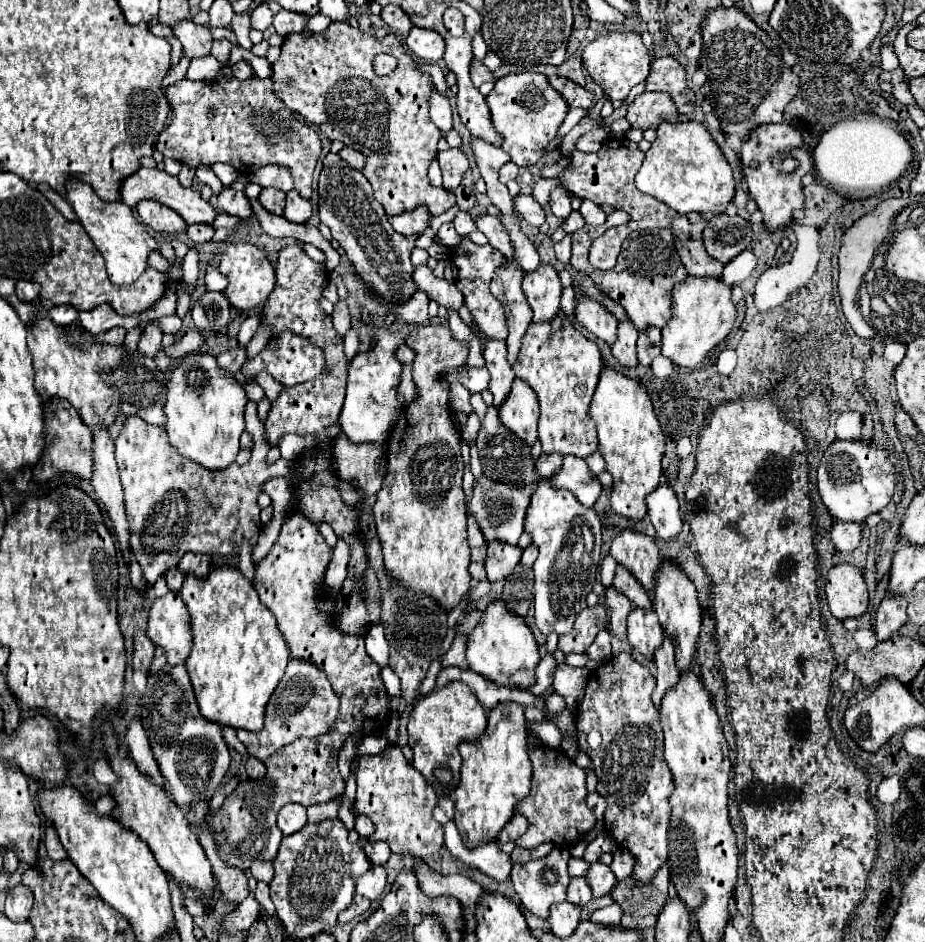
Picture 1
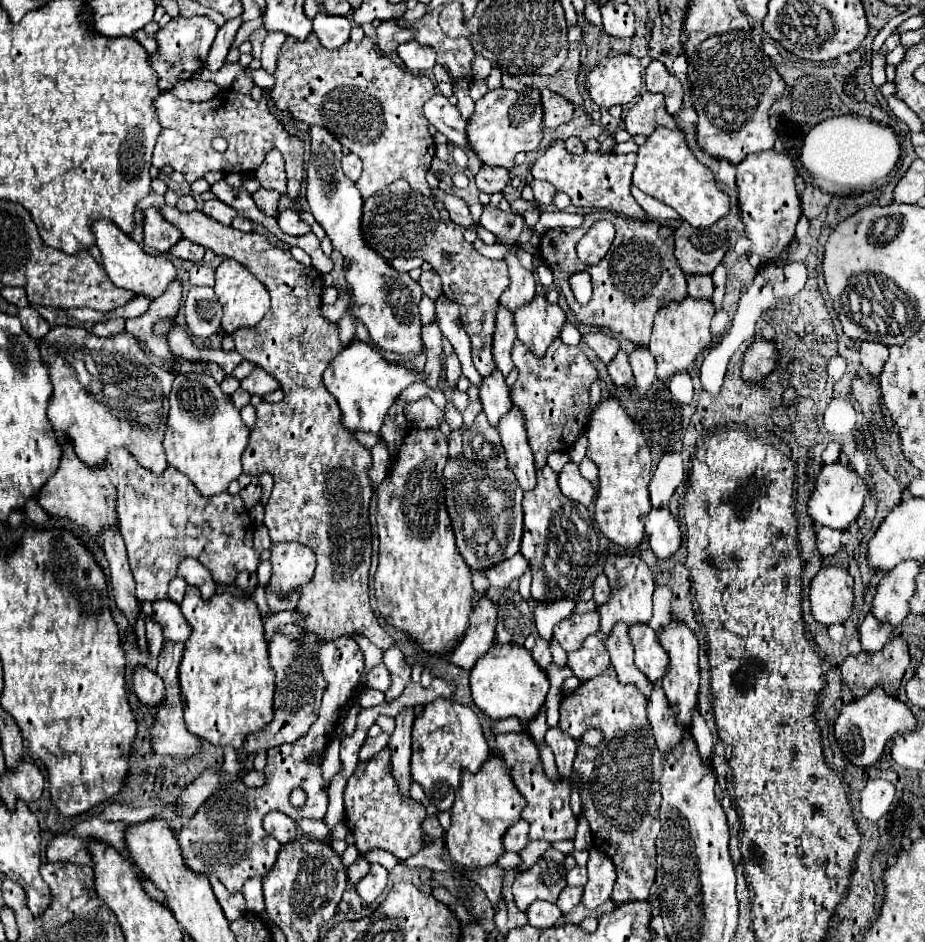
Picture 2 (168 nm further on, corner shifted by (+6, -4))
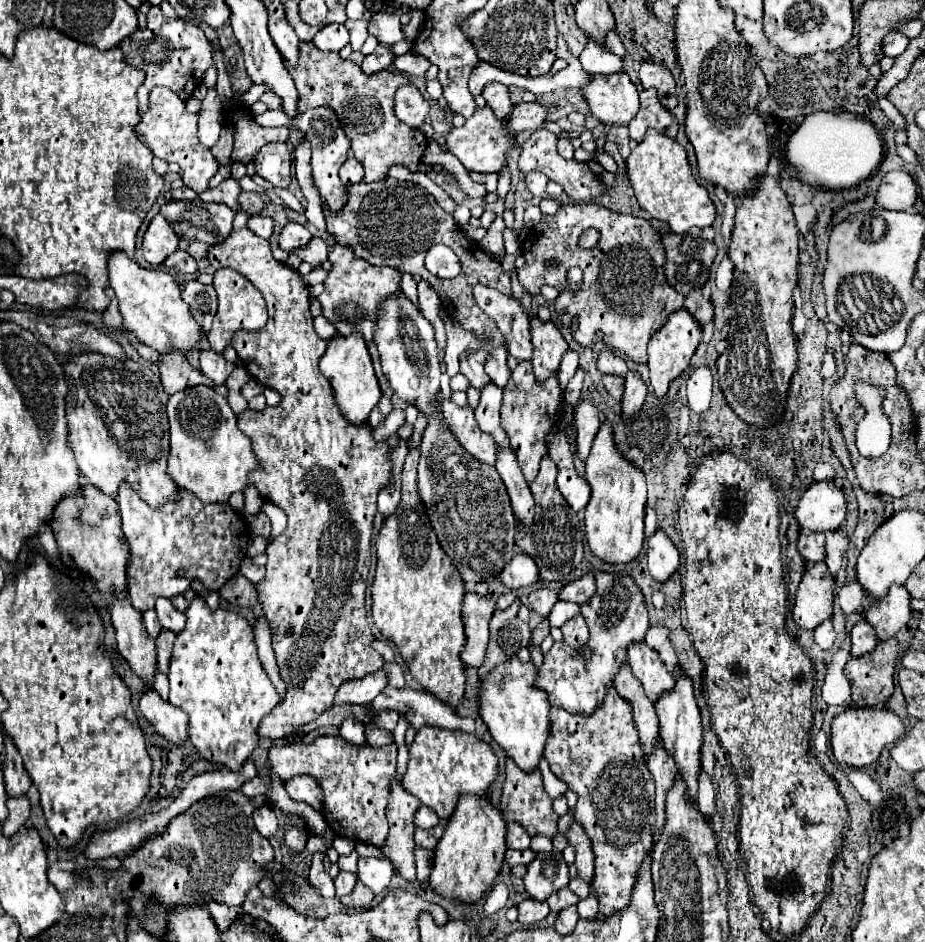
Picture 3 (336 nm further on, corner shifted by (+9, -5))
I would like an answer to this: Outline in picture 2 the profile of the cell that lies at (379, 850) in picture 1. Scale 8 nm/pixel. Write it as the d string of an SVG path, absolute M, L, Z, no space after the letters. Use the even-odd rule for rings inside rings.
M358 857L350 867L348 867L348 881L352 883L352 885L356 885L364 875L366 875L366 871L368 871L368 867L370 867L370 863L364 859L364 857Z

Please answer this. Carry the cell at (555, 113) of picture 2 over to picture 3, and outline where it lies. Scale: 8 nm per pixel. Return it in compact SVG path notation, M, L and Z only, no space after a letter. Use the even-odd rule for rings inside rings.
M533 102L533 104L515 104L509 120L509 128L513 132L523 132L523 130L537 130L547 122L549 108Z

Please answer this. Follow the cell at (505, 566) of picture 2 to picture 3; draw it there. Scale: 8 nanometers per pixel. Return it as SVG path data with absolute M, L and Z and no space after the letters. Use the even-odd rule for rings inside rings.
M517 554L499 574L499 580L503 586L511 588L511 590L519 590L525 588L533 582L539 580L539 570L537 564L531 560L531 556L527 554Z

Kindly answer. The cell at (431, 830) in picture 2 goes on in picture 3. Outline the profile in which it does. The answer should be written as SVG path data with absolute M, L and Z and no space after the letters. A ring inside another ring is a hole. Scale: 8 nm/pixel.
M439 824L439 826L435 826L435 828L429 828L429 830L417 828L417 830L415 830L415 844L421 846L421 848L433 850L433 848L437 846L437 842L439 842L441 836L443 836L443 824Z

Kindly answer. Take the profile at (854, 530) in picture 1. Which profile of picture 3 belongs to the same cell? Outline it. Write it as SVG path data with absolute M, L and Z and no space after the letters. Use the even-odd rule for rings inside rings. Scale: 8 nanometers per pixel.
M803 532L799 536L799 552L801 556L809 562L809 564L815 564L815 562L823 562L825 560L825 534L823 532Z

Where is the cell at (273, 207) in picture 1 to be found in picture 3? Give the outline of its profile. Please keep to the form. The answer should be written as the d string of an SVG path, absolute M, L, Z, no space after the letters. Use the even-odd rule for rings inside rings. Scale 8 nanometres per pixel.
M241 192L239 204L249 216L261 214L263 208L265 208L265 200L263 200L263 196L259 192Z

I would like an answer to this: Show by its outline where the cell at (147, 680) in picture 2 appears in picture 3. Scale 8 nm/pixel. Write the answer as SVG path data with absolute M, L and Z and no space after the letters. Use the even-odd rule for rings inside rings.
M145 688L139 698L141 714L155 726L157 734L165 736L169 742L181 746L187 736L187 714L179 712L175 706L165 702L155 690Z

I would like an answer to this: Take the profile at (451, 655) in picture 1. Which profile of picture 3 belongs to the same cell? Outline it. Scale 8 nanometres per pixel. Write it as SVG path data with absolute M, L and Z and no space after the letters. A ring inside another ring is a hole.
M467 592L463 598L463 624L467 634L467 646L461 652L461 662L465 666L479 668L485 658L489 642L489 620L495 612L495 600Z

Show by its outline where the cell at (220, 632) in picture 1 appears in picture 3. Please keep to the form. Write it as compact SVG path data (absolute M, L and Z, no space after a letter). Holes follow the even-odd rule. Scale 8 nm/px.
M195 596L191 600L189 608L185 610L185 616L187 616L187 626L183 632L177 634L171 666L167 672L171 686L169 702L181 708L189 716L189 740L199 750L199 754L235 772L257 748L257 736L255 736L257 726L261 718L281 702L281 696L277 694L273 682L269 680L265 668L259 662L253 640L253 628L243 616L223 608L211 610L207 608L201 596Z

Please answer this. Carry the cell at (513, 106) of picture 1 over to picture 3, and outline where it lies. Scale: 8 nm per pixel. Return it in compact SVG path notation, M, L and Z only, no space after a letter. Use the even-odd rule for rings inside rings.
M489 106L477 108L475 114L461 126L453 128L447 136L447 150L453 152L467 170L473 172L501 172L509 154L515 148L515 134L507 128L509 116L497 118Z

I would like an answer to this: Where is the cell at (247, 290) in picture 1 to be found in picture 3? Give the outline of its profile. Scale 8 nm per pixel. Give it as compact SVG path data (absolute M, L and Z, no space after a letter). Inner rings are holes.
M219 268L213 276L213 288L217 292L219 310L213 320L213 328L209 332L209 344L211 344L211 350L223 352L237 330L263 328L267 322L267 308L265 308L265 300L261 296L261 292L245 276L241 276L233 268Z

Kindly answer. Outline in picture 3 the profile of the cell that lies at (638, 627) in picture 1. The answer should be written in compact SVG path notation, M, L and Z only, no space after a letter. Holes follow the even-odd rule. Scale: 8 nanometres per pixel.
M631 642L627 660L631 664L633 674L645 688L645 694L655 702L665 690L671 690L675 678L665 668L657 650L649 648L645 642Z

